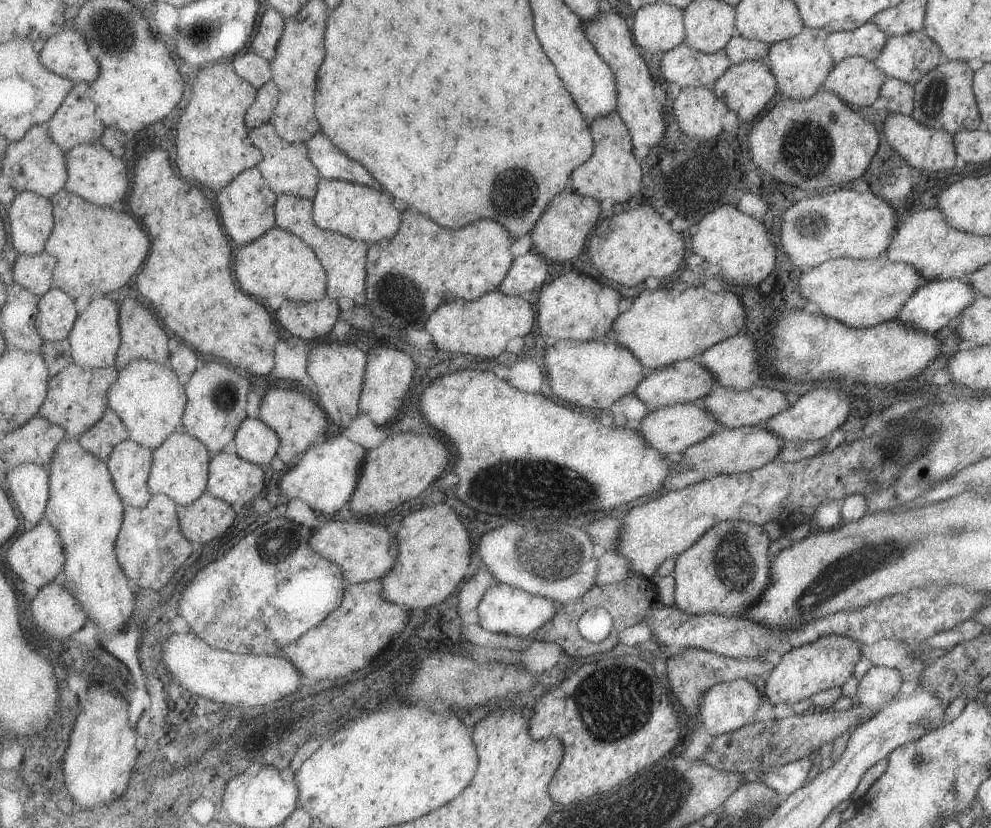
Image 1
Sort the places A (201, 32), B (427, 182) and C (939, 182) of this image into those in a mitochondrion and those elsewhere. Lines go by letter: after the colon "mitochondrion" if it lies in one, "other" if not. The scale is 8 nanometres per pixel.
A: mitochondrion
B: other
C: other

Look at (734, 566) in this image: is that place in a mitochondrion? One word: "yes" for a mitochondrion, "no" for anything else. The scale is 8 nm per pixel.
yes

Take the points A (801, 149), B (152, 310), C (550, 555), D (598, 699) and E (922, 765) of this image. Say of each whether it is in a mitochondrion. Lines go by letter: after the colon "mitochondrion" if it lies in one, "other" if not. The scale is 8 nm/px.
A: mitochondrion
B: other
C: mitochondrion
D: mitochondrion
E: mitochondrion

